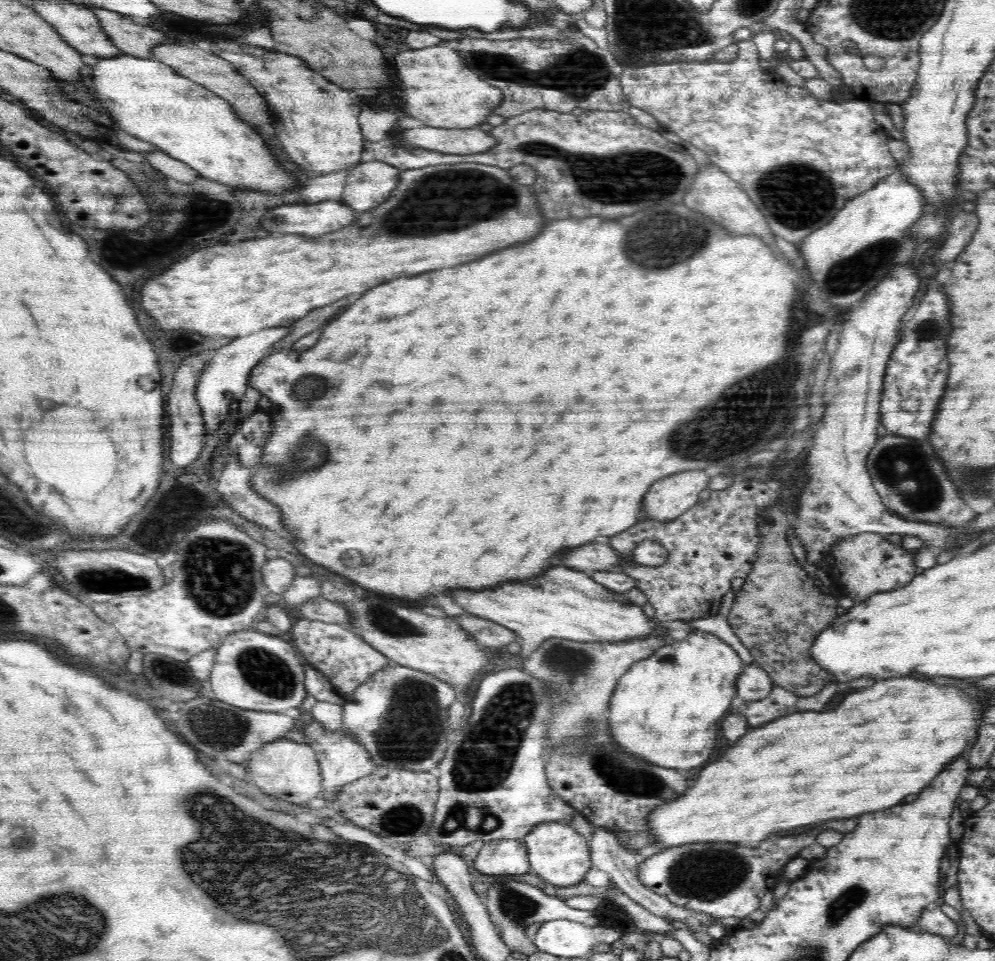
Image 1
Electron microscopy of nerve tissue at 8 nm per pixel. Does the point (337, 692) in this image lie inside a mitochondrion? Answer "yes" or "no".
no

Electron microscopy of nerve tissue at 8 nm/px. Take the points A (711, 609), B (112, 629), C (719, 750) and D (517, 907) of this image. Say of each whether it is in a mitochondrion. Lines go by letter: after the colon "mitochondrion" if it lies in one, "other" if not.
A: other
B: other
C: other
D: mitochondrion

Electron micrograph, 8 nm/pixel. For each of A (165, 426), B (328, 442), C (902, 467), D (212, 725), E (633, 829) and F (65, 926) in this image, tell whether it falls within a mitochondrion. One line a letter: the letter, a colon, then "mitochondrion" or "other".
A: other
B: mitochondrion
C: mitochondrion
D: mitochondrion
E: other
F: mitochondrion

